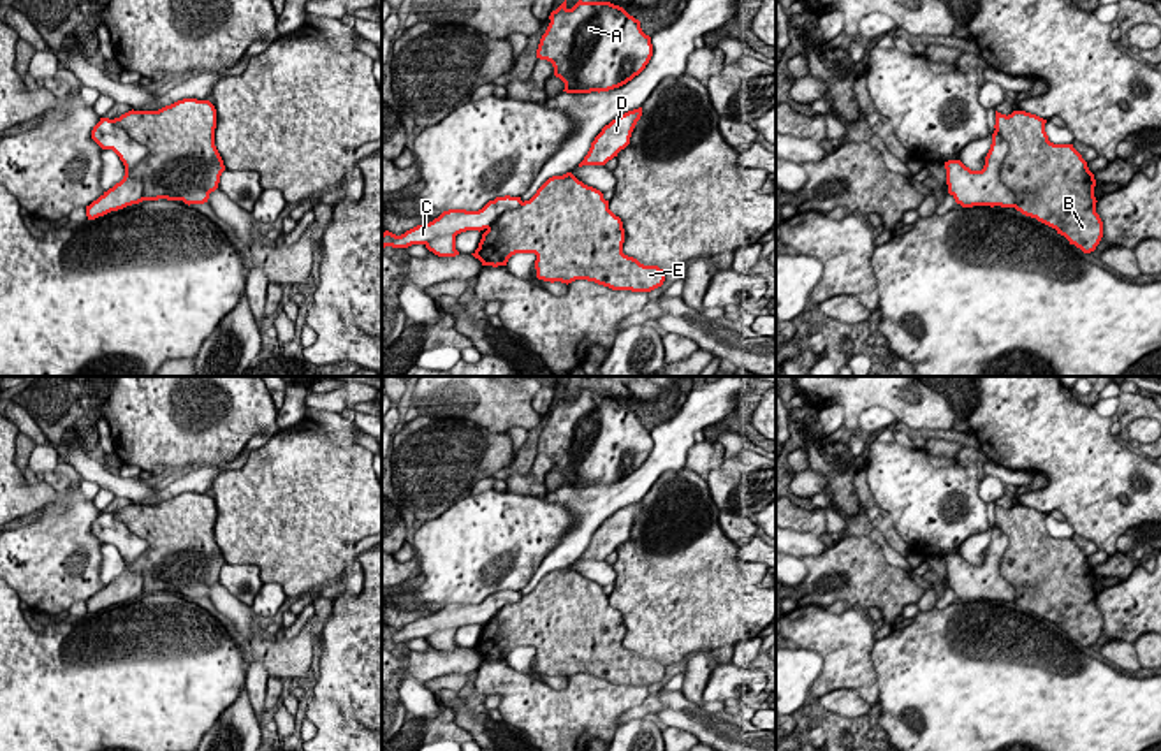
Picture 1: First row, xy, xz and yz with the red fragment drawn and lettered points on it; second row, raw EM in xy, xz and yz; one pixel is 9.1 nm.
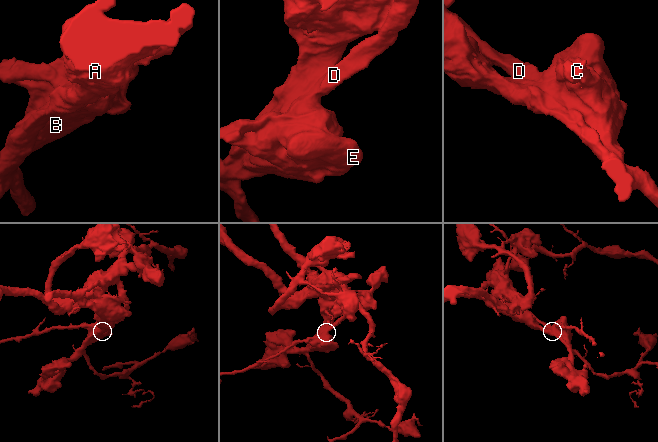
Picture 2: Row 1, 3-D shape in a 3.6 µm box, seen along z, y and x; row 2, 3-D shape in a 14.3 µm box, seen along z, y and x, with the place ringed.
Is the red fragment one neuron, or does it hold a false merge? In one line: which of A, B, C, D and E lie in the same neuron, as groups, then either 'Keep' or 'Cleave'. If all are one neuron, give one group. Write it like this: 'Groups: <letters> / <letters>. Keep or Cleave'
Groups: A C / B D E. Cleave

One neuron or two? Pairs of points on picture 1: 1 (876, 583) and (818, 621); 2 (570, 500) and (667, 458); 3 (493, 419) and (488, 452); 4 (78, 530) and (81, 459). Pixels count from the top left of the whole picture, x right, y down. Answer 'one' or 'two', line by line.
1: two
2: one
3: two
4: two

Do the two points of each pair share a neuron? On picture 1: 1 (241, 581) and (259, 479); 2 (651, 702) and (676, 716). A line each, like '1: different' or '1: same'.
1: different
2: different

